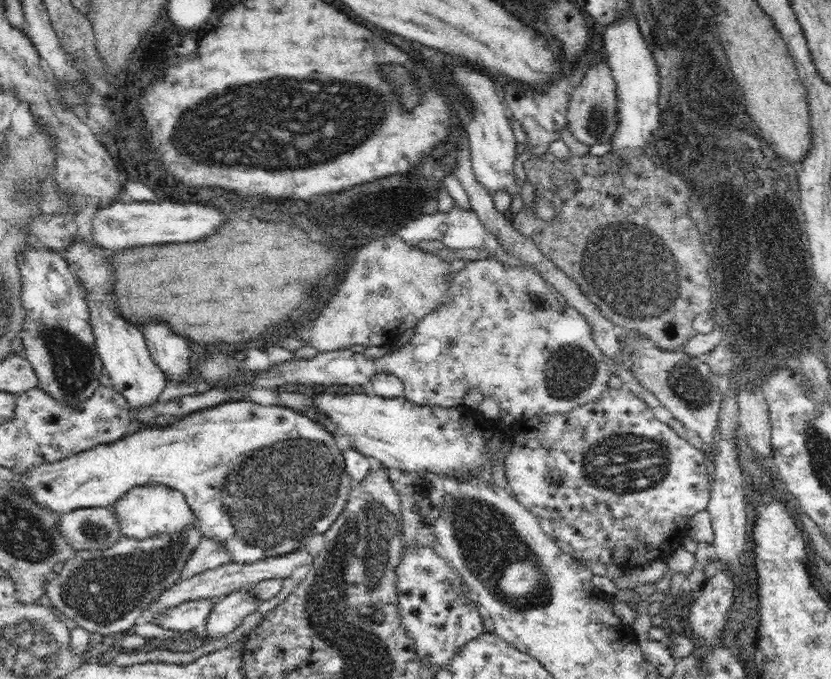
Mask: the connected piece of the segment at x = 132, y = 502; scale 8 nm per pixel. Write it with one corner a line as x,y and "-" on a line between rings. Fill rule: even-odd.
163,482
136,484
122,495
110,506
110,514
114,517
121,536
146,538
152,534
178,530
186,524
195,524
194,513
190,511
185,494

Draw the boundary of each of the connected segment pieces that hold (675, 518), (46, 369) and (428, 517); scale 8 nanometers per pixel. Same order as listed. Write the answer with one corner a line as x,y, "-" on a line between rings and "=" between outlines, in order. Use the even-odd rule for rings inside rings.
606,384
604,386
604,390
596,396
596,398
590,398
588,402
582,402
582,404
576,404
574,408
566,412
548,412
548,414
540,414
534,416
526,416
521,415
520,417
514,420
514,426
512,426
512,436
510,438
510,442
512,442
512,446
510,446
510,450
506,452
506,458
504,458
505,463
505,476
507,480
507,488
508,490
520,501
524,506
526,506
532,514
536,516
539,522
542,525
542,528
545,530
545,533
549,535
549,537
565,552
568,553
574,560
578,560
579,562
588,562
588,564
604,564
604,566
608,566
611,564
620,565
624,570
634,568
634,566
640,566
646,562
650,562
650,560
656,559
664,559
671,552
676,550
684,540
684,536
689,533
689,520
696,514
707,510
709,498
711,495
711,476
706,471
706,464
704,464
705,452
696,447
693,447
688,442
686,442
682,437
680,437
670,426
668,423
661,422
654,416
654,412
652,412
652,408
646,403
646,400
642,399
642,397
636,396
635,393
632,393
630,389
622,386
620,388
611,388
=
30,250
26,252
21,264
22,284
21,299
27,317
20,334
23,340
23,353
32,365
38,381
38,387
56,403
56,405
76,408
84,405
100,387
100,376
104,373
104,362
96,347
94,329
91,323
89,301
85,290
79,286
69,261
62,260
56,254
46,250
=
412,470
396,471
395,487
402,501
403,532
408,544
428,544
435,540
432,535
432,522
438,516
445,492
444,477
440,472
414,472

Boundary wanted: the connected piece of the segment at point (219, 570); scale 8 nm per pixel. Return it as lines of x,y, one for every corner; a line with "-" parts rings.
303,547
300,550
290,554
280,555
276,558
262,559
248,564
224,563
216,568
205,570
188,580
180,580
174,587
168,589
160,598
158,603
151,604
151,610
156,613
158,610
164,610
168,606
178,606
181,602
194,599
210,599
213,601
221,598
235,595
246,591
253,584
262,582
263,580
284,580
288,577
303,574
305,570
311,569
314,564
314,554

